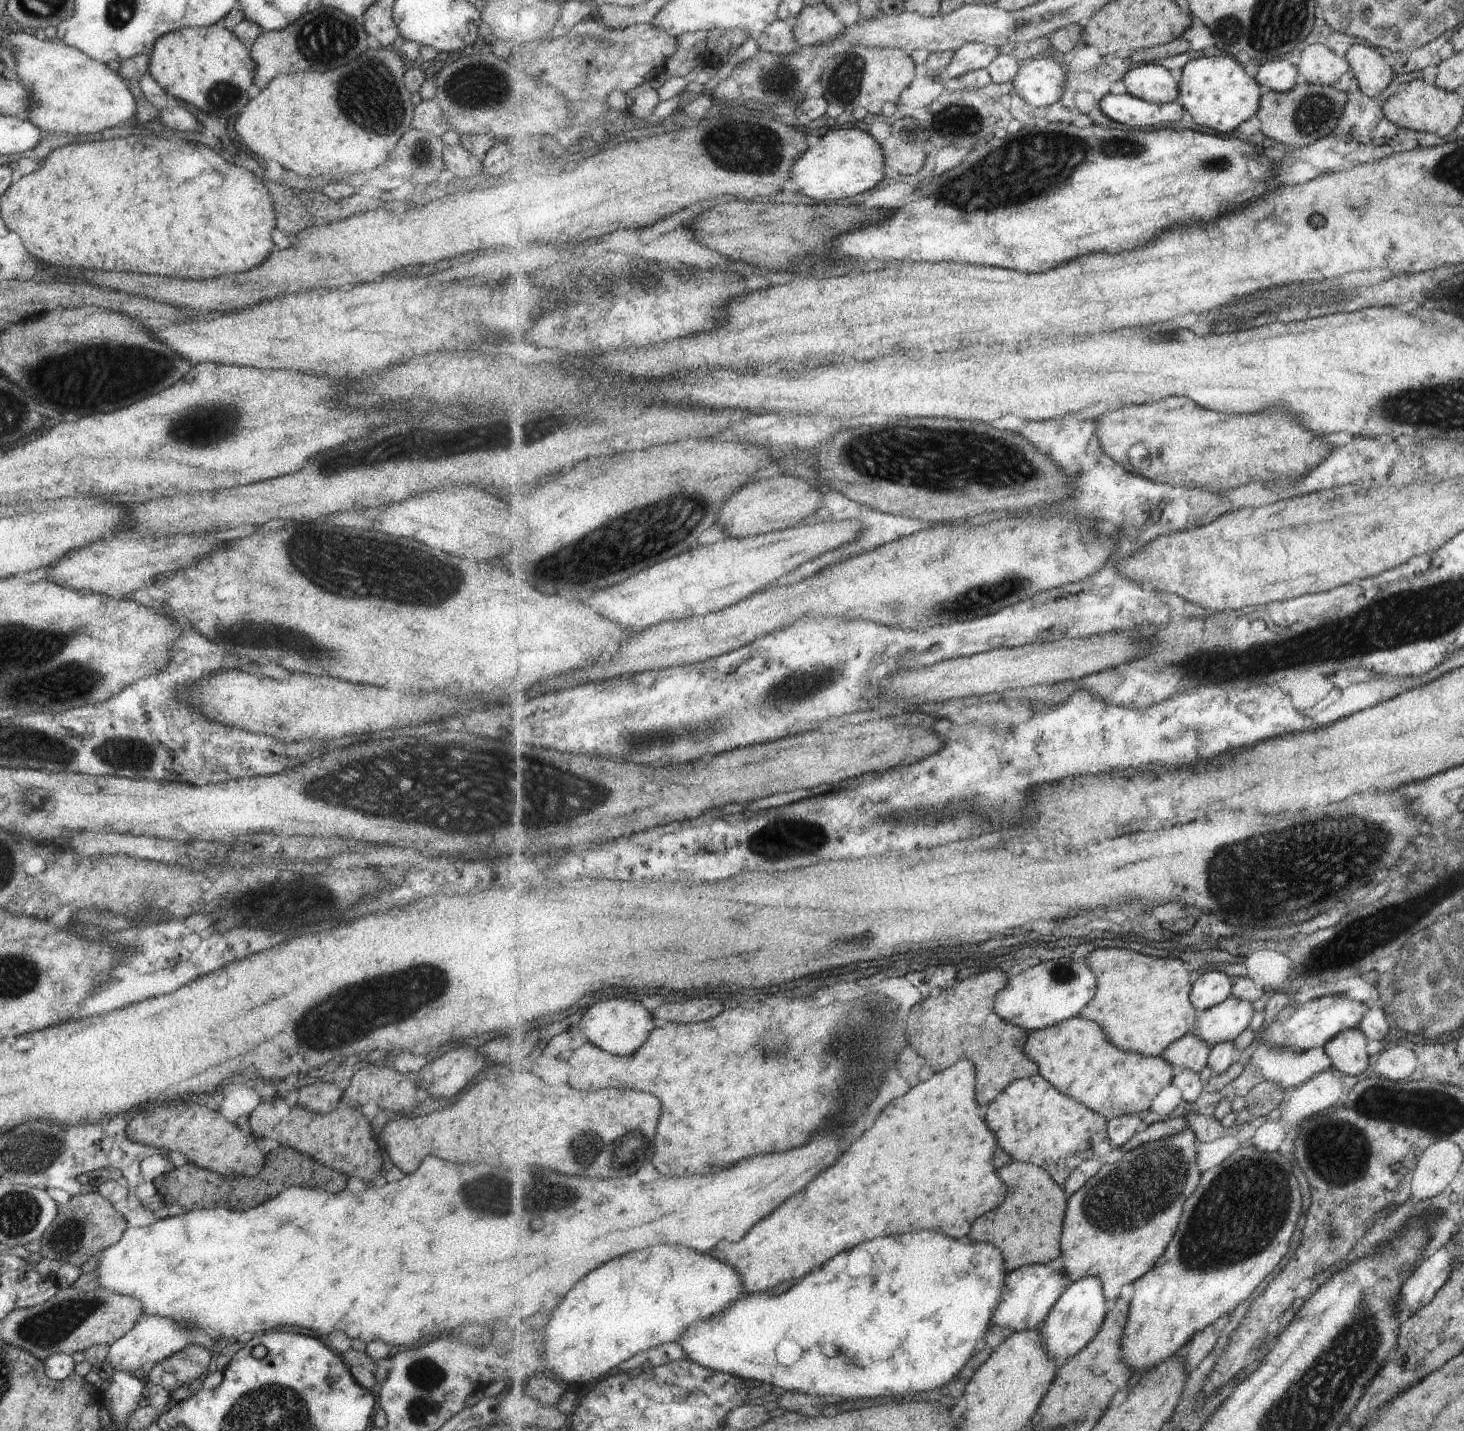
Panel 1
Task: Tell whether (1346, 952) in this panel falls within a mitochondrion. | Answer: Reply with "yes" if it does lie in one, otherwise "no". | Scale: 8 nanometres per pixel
yes

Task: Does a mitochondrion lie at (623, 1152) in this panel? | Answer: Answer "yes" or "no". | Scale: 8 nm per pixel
yes

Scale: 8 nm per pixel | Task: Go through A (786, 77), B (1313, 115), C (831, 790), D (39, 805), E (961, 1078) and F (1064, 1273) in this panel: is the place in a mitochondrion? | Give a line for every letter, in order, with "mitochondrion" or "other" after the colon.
A: mitochondrion
B: mitochondrion
C: other
D: other
E: other
F: other

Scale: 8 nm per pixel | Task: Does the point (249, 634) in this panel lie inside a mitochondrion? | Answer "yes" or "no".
yes

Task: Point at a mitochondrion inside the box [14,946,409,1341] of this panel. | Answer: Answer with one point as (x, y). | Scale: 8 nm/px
(66, 1238)

